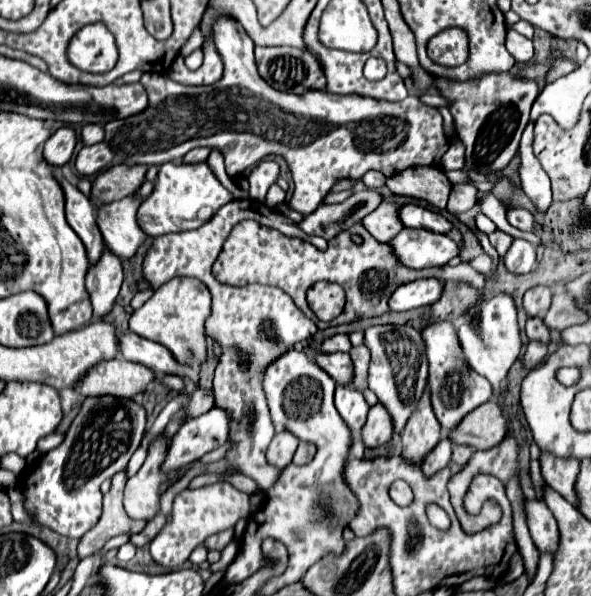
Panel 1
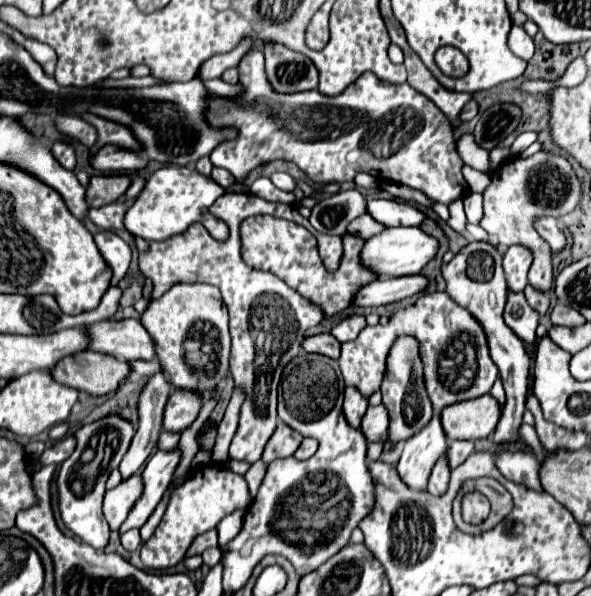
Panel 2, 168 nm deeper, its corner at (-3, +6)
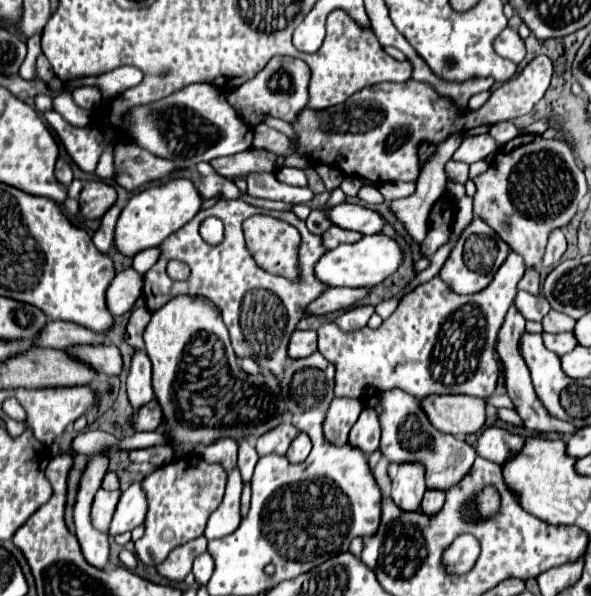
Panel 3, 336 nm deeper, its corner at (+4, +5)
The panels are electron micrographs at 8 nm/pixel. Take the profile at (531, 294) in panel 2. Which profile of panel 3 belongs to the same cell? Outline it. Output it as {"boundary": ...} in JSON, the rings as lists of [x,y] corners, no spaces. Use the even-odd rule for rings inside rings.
{"boundary":[[[527,269],[523,279],[519,281],[519,289],[539,295],[539,269]]]}

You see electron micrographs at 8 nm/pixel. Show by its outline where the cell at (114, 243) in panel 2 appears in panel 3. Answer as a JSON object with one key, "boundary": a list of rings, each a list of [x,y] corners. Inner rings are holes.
{"boundary":[[[113,205],[113,207],[101,217],[101,225],[99,225],[99,229],[95,231],[95,235],[93,235],[93,243],[95,243],[95,247],[97,247],[101,253],[109,253],[111,247],[113,247],[113,231],[115,231],[115,223],[117,223],[119,213],[121,213],[121,207],[119,207],[119,205]]]}

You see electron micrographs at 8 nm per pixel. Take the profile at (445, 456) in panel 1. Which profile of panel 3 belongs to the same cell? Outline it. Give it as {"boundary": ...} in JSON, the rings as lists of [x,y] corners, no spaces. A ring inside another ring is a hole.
{"boundary":[[[425,491],[421,511],[425,515],[437,515],[437,511],[441,511],[443,503],[445,503],[445,493],[443,491]]]}

